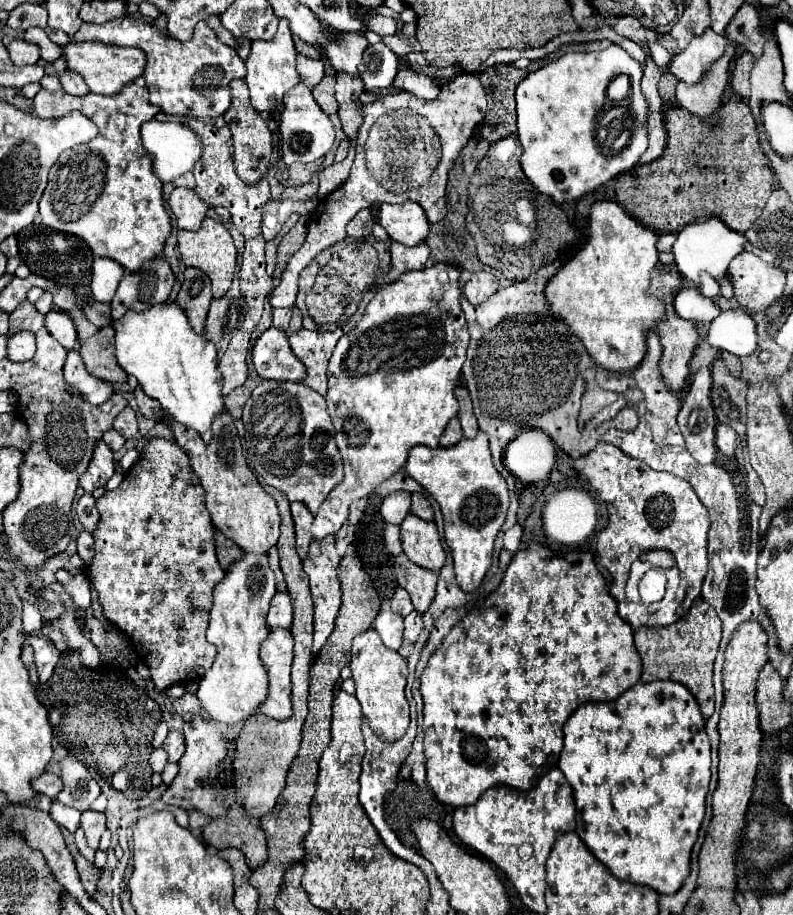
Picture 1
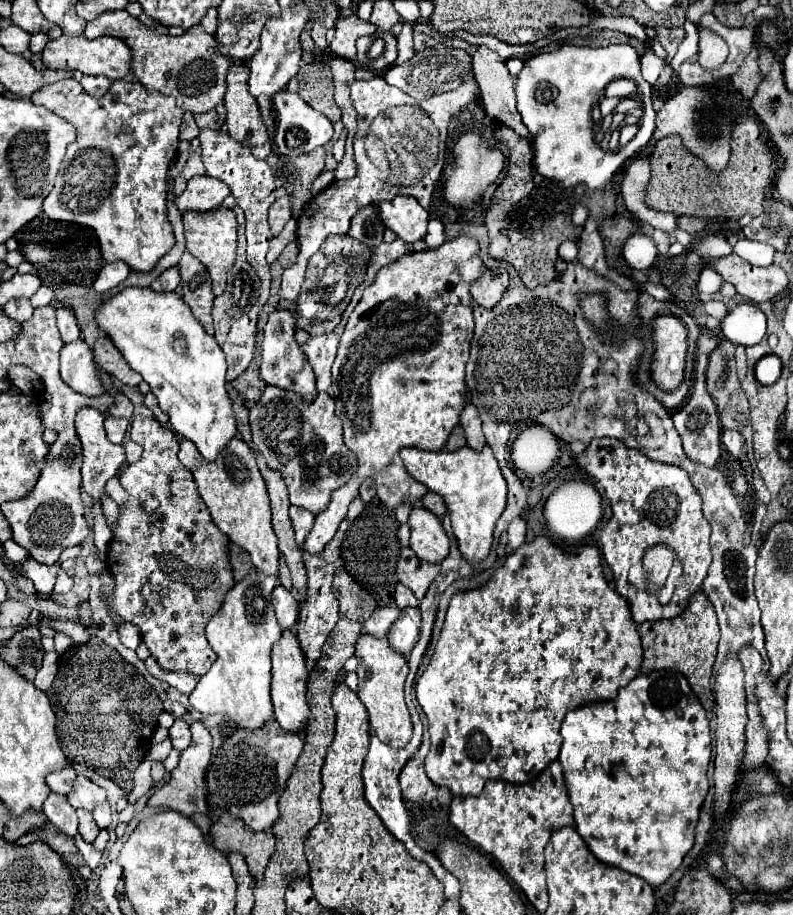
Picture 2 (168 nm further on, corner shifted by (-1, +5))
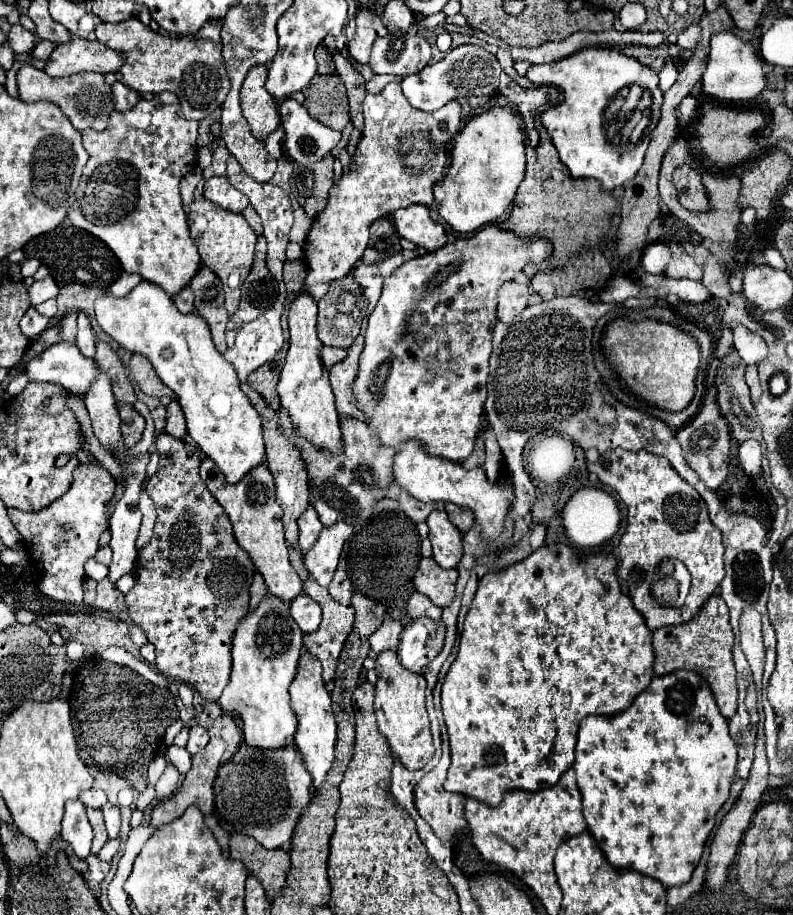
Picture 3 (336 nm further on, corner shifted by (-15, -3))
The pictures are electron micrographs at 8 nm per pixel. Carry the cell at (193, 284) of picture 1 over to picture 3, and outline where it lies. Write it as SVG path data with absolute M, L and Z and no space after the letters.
M201 266L197 274L191 278L191 288L195 294L195 308L199 316L203 316L209 324L213 342L217 350L223 354L227 350L225 326L229 320L229 314L223 306L223 284L211 268Z

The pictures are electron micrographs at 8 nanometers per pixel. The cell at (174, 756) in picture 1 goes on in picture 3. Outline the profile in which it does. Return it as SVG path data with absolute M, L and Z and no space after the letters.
M193 726L193 728L189 730L189 742L187 742L185 748L187 748L191 754L197 754L199 750L203 750L203 748L207 746L207 742L209 742L207 730L201 728L201 726Z

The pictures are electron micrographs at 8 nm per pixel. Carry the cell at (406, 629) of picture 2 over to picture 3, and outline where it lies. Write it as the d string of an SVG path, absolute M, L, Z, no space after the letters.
M427 616L415 618L401 632L397 646L399 662L411 672L423 672L423 668L439 654L443 648L445 626L441 620L431 620Z

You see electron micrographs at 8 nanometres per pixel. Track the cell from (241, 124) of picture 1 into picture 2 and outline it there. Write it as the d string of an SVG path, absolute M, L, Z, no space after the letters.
M233 64L227 74L227 92L225 92L225 110L227 110L227 132L237 142L247 146L259 146L269 140L267 128L257 108L257 100L249 94L247 86L249 66Z

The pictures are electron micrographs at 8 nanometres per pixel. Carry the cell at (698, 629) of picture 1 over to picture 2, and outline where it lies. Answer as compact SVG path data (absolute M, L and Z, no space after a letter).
M699 590L691 596L687 610L673 618L673 620L657 620L657 622L643 622L639 626L639 634L643 640L643 664L641 674L653 670L679 670L689 680L693 692L697 694L703 708L709 712L713 708L713 692L711 692L711 674L713 662L717 656L717 642L719 642L719 624L713 604L705 594Z

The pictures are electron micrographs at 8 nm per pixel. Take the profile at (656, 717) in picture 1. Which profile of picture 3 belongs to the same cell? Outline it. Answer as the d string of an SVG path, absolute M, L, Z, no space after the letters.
M677 670L677 672L665 674L665 676L655 676L651 680L651 684L635 698L635 702L627 710L623 710L619 714L613 714L613 716L587 716L579 726L573 770L577 772L577 786L579 786L581 796L583 796L583 814L585 814L589 832L595 838L601 852L605 854L605 858L615 868L627 868L627 870L641 872L645 876L651 876L651 878L659 880L665 888L673 888L673 886L687 884L691 880L691 874L693 874L693 870L697 868L697 864L701 860L701 854L703 854L705 842L709 838L709 832L715 826L715 814L719 812L719 808L729 798L731 780L735 776L735 764L737 764L737 748L735 748L735 744L729 736L727 720L719 714L719 708L715 704L715 698L713 698L707 682L695 672Z

